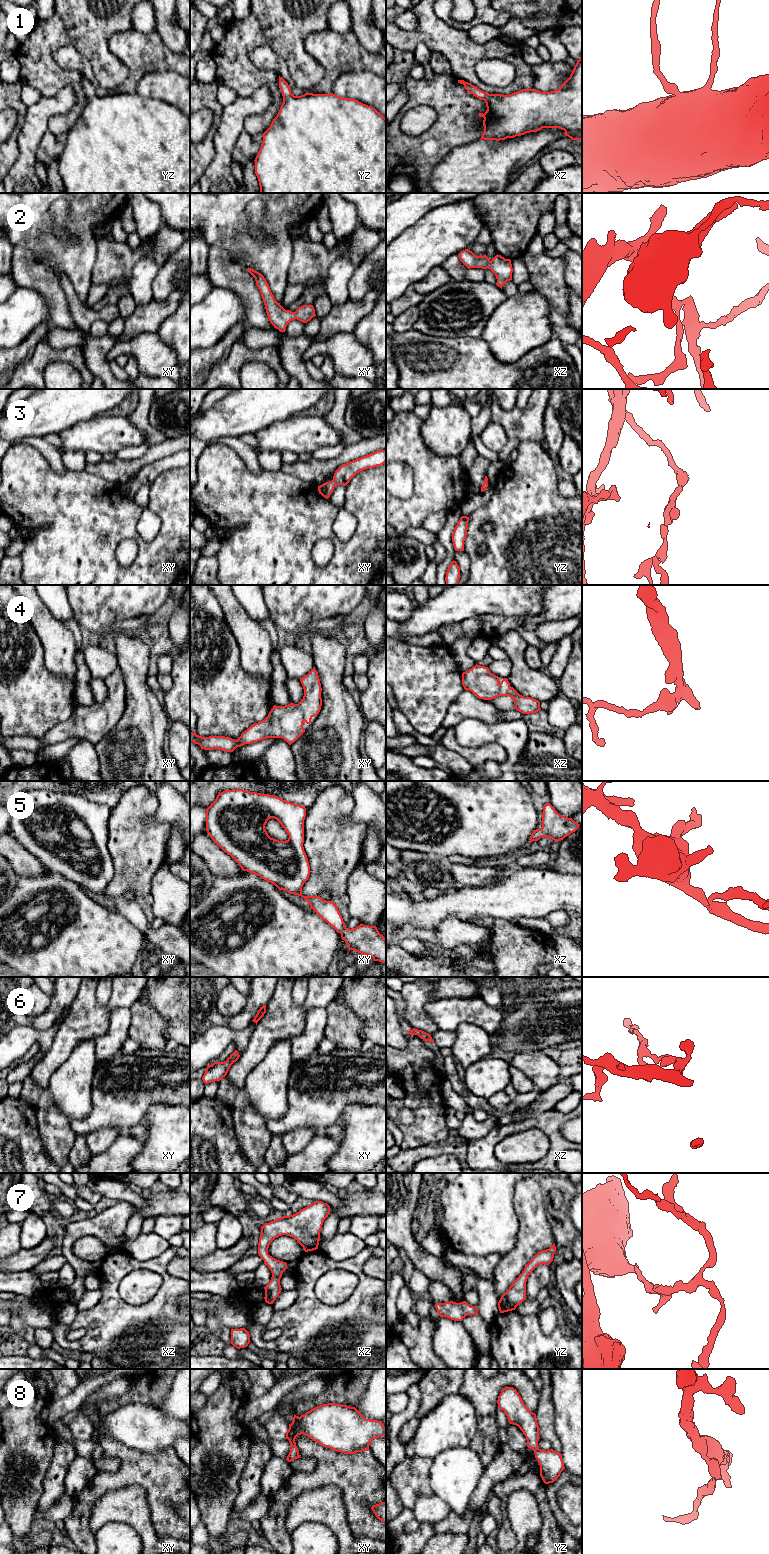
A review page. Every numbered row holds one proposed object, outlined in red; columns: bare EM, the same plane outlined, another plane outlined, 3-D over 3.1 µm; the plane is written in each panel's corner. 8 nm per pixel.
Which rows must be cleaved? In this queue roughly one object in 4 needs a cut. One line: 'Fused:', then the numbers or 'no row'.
Fused: no row

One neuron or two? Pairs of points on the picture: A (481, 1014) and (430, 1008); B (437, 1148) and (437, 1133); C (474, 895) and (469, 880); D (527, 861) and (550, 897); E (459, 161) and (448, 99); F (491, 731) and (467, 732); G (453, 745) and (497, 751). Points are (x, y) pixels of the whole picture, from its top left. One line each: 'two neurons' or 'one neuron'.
A: one neuron
B: two neurons
C: two neurons
D: two neurons
E: two neurons
F: one neuron
G: one neuron

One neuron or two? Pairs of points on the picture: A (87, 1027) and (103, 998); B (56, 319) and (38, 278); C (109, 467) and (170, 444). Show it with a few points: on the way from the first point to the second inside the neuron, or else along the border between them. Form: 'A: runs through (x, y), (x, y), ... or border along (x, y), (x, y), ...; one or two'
A: border along (113, 987), (110, 999), (105, 1004), (97, 1002); two
B: runs through (56, 309), (56, 296), (48, 288); one
C: runs through (124, 467), (133, 467), (155, 452); one

